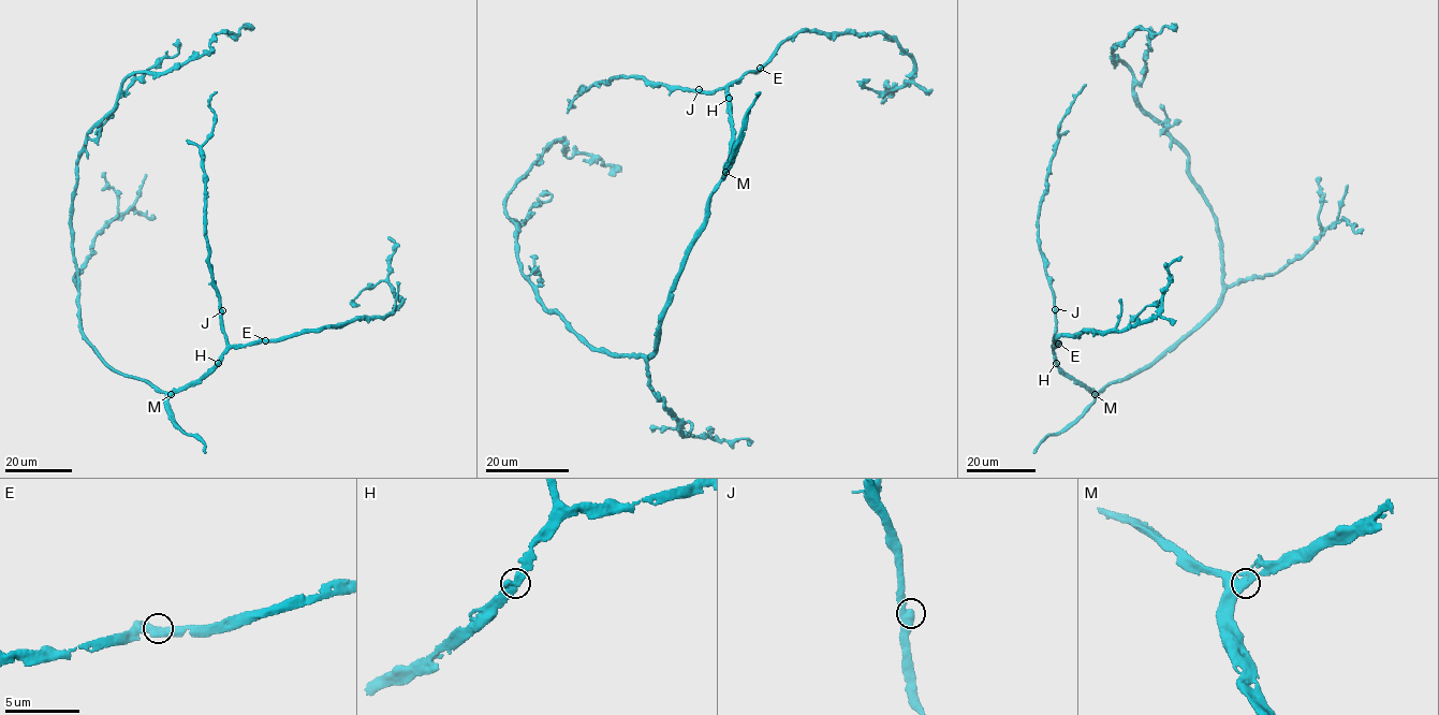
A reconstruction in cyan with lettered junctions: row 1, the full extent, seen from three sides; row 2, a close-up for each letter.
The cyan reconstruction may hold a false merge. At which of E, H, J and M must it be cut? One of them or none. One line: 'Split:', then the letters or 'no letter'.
Split: no letter

